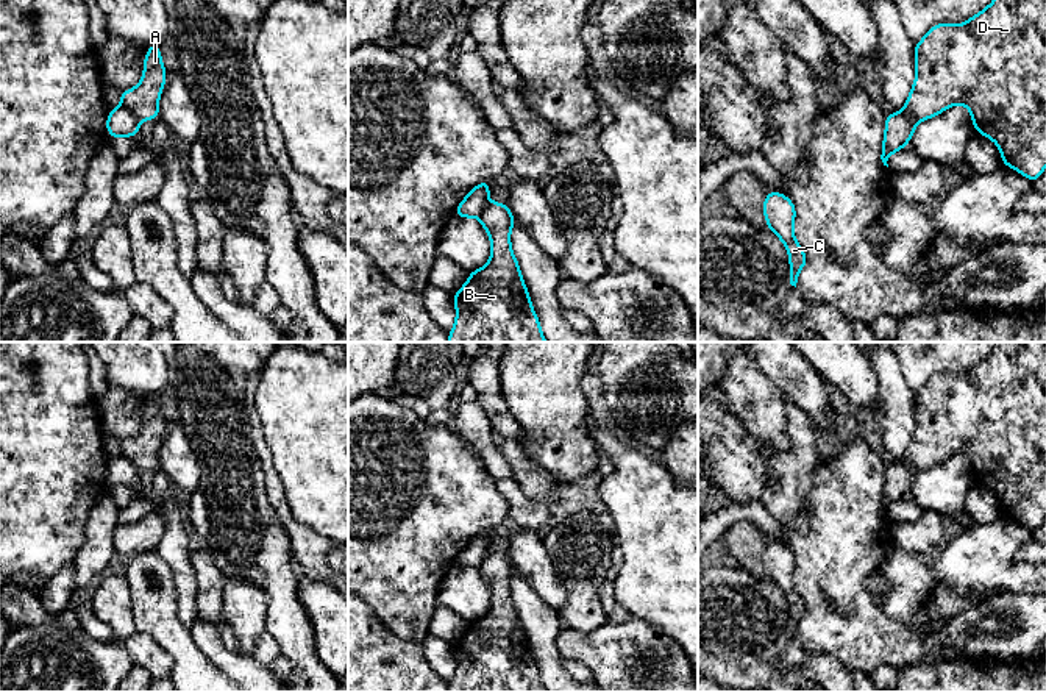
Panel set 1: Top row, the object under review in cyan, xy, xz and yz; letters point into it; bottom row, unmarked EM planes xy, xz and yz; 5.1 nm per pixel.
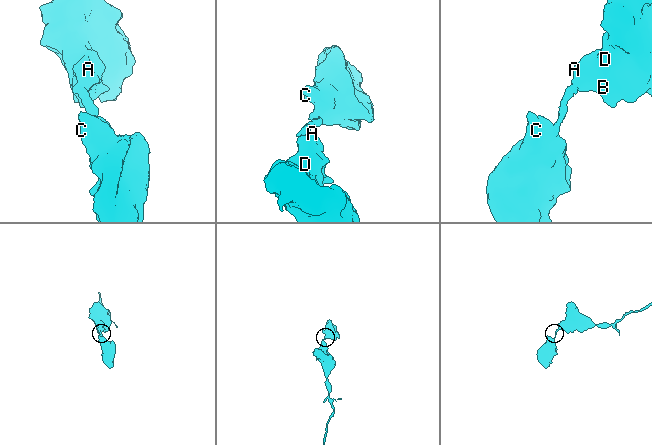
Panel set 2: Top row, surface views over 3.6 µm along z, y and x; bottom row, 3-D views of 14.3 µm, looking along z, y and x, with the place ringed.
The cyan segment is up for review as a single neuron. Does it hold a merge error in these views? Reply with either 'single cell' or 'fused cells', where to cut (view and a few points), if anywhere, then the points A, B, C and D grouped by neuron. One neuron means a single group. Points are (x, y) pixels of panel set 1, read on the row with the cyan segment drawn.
fused cells; cut in xy along (122, 103), (139, 122); A B D / C

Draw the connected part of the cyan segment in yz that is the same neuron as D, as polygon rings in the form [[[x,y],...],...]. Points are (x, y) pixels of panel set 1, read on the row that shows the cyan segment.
[[[993,0],[985,9],[970,17],[965,23],[937,23],[915,44],[915,81],[904,109],[918,122],[946,111],[952,105],[965,105],[971,112],[974,130],[991,139],[1001,152],[1002,164],[1015,169],[1023,177],[1035,181],[1046,167],[1046,0]]]

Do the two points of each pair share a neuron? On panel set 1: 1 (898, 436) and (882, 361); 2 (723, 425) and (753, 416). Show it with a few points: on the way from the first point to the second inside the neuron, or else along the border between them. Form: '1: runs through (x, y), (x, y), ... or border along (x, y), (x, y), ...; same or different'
1: runs through (896, 417), (896, 400), (890, 380); same
2: border along (723, 402), (759, 441); different

